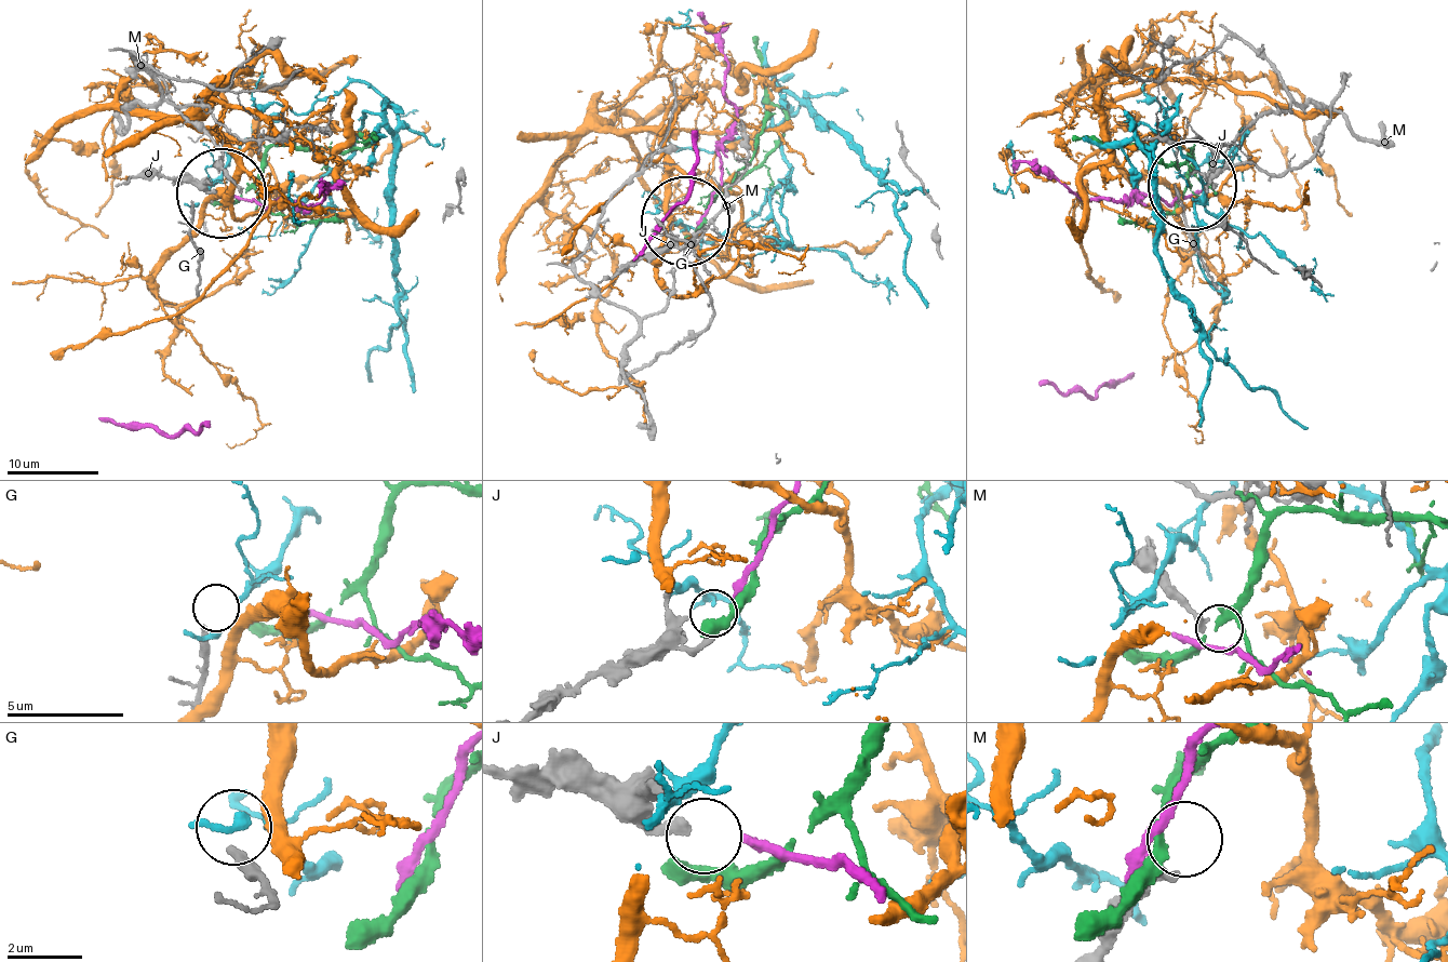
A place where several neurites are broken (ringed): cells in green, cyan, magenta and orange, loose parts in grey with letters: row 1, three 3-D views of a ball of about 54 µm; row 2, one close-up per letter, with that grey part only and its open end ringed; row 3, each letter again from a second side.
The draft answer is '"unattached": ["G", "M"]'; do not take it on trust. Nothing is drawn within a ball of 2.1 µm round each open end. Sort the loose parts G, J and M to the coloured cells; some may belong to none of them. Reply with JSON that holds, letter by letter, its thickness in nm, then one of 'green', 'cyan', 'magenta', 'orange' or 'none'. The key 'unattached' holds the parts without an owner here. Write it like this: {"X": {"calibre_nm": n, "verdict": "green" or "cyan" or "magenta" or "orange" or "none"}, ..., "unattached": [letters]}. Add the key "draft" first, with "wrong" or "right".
{"draft": "right", "G": {"calibre_nm": 260, "verdict": "none"}, "J": {"calibre_nm": 280, "verdict": "magenta"}, "M": {"calibre_nm": 280, "verdict": "none"}, "unattached": ["G", "M"]}

